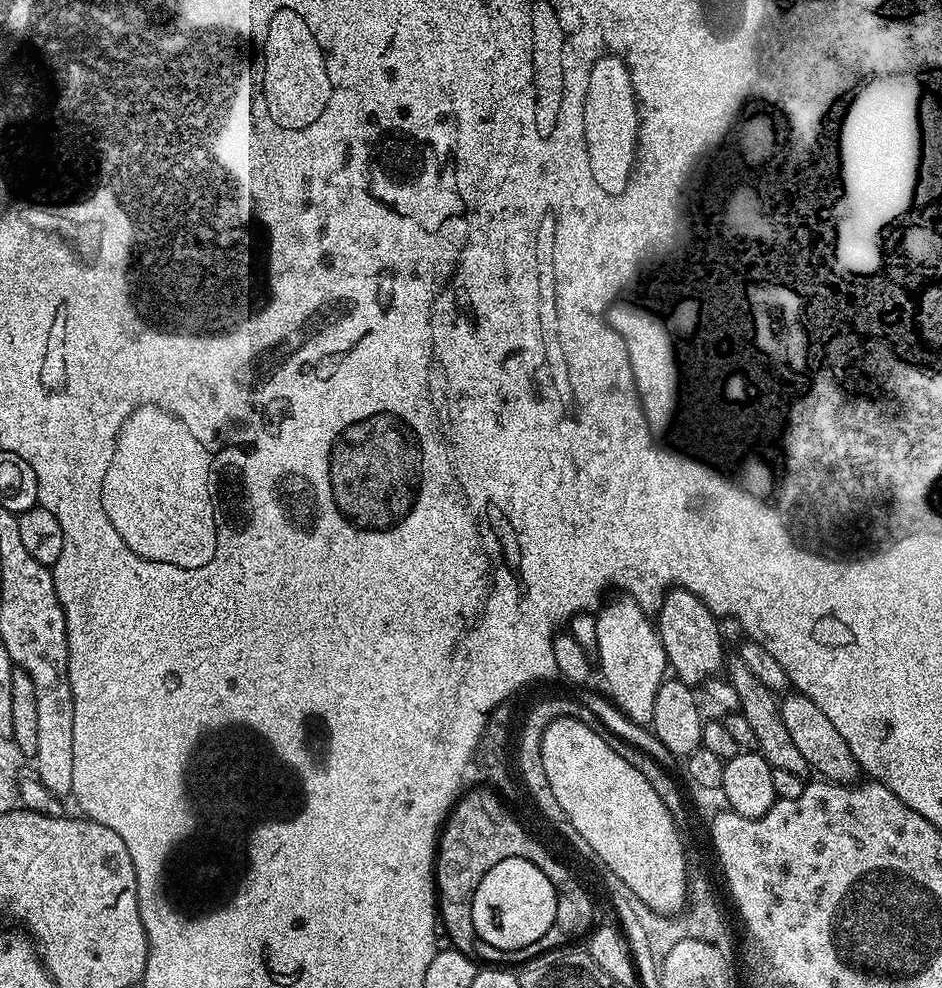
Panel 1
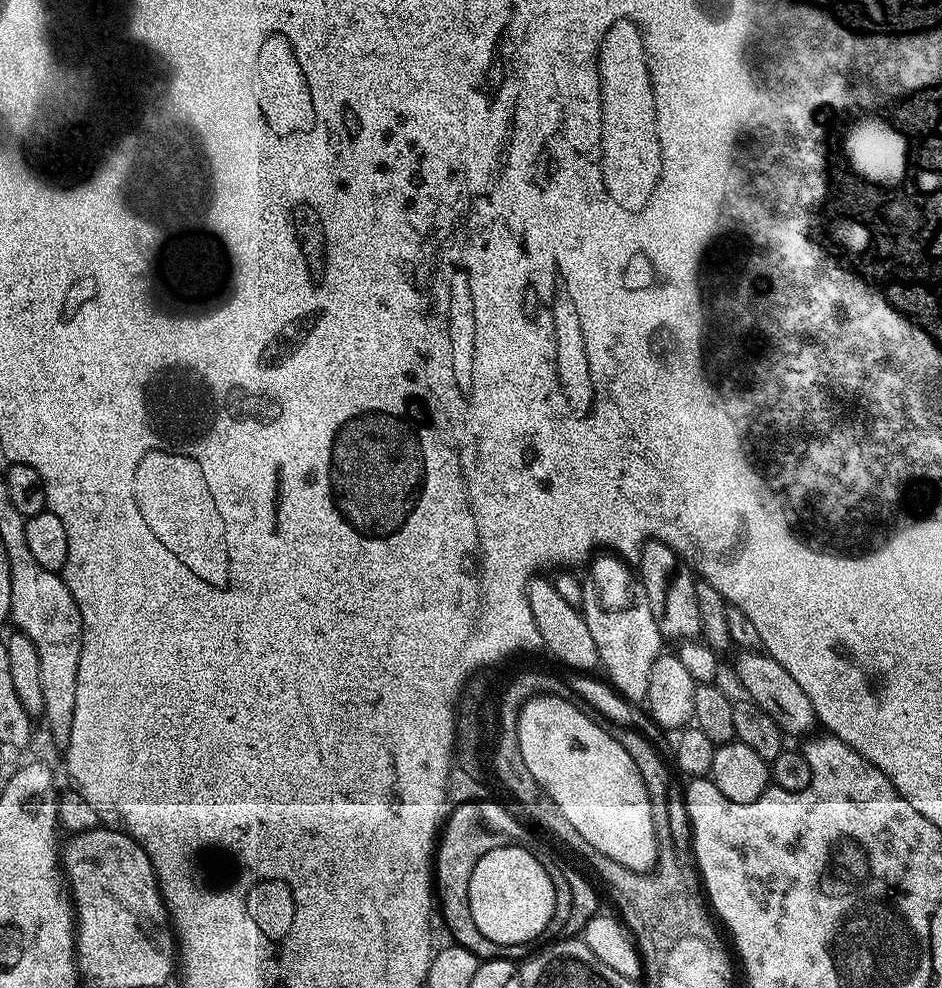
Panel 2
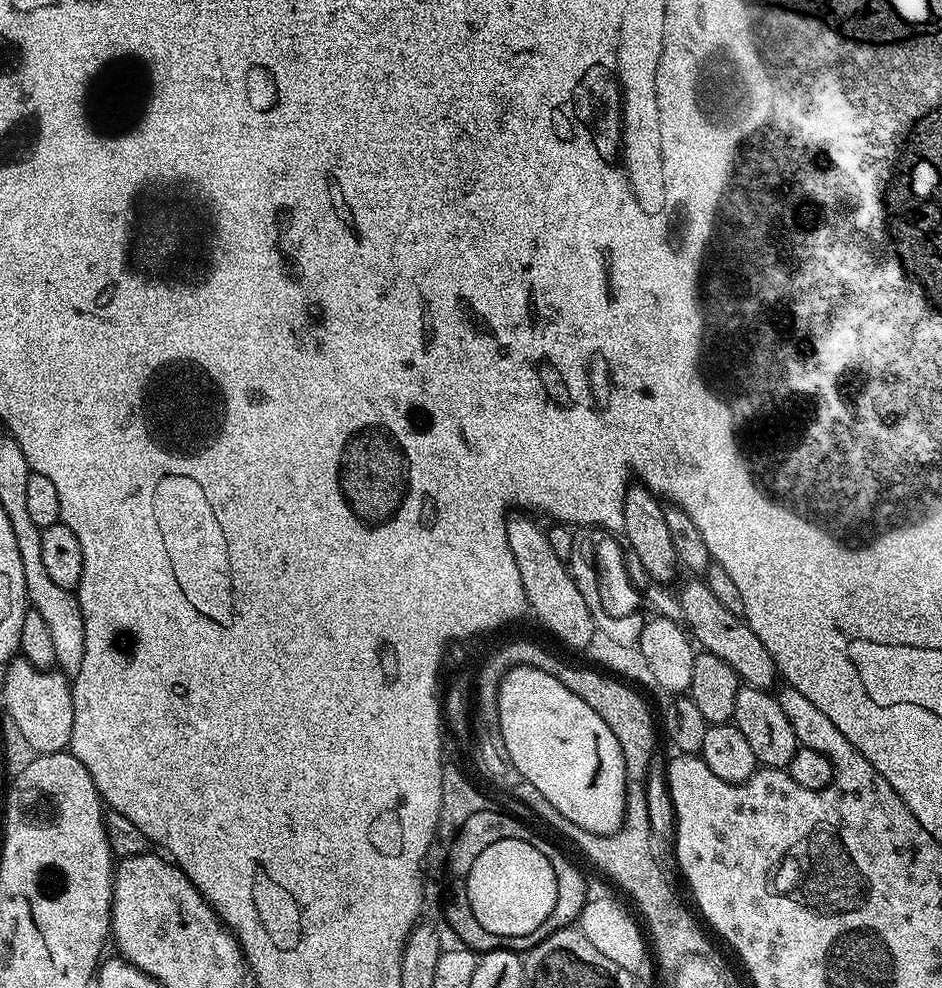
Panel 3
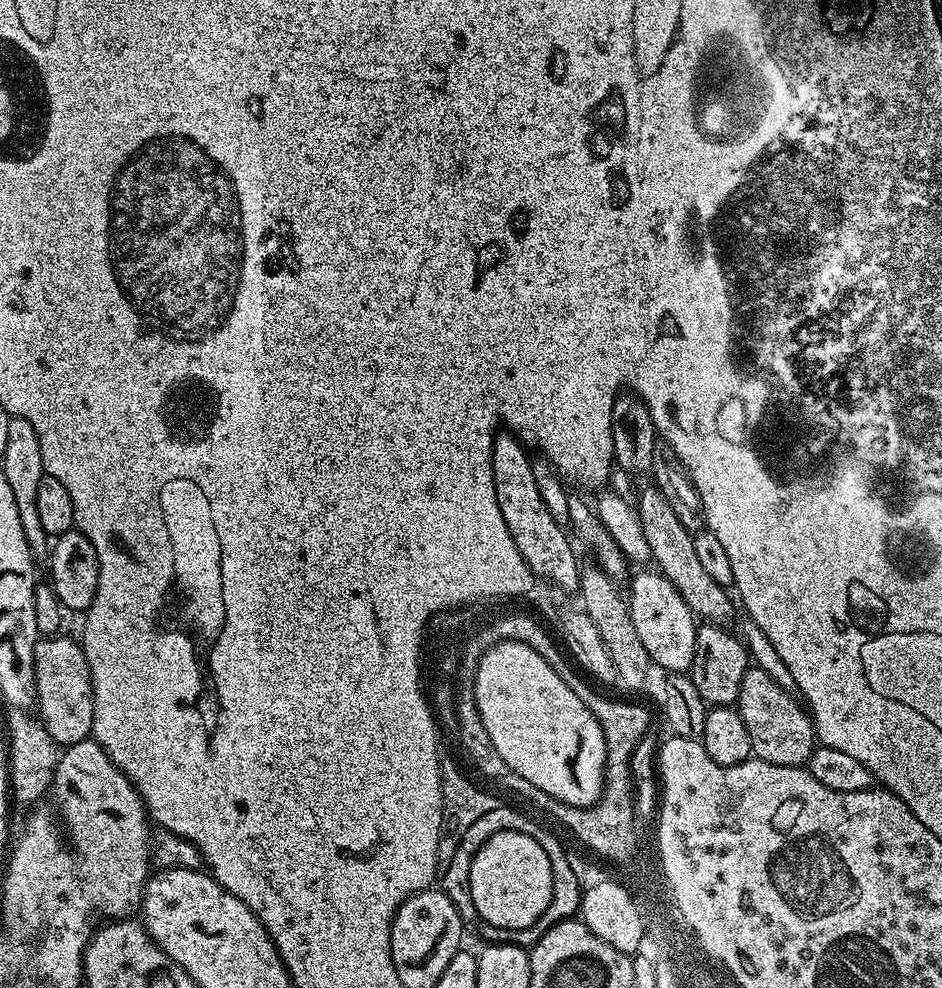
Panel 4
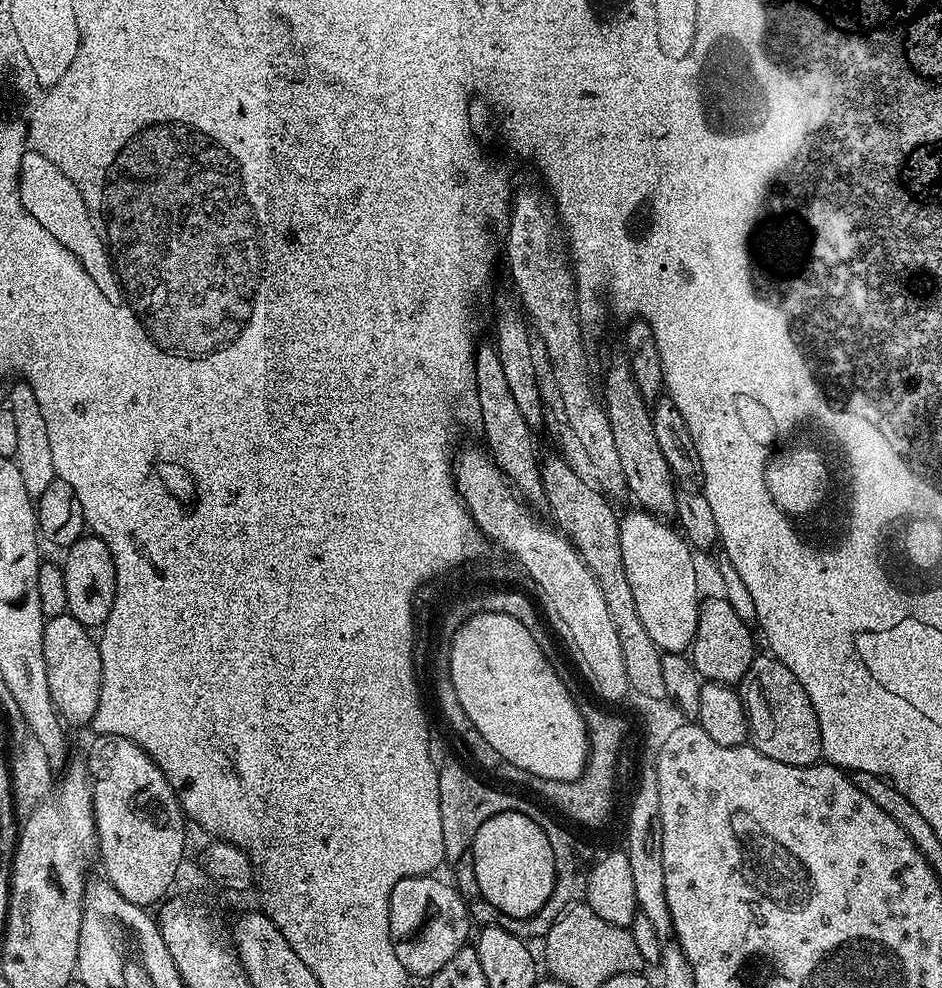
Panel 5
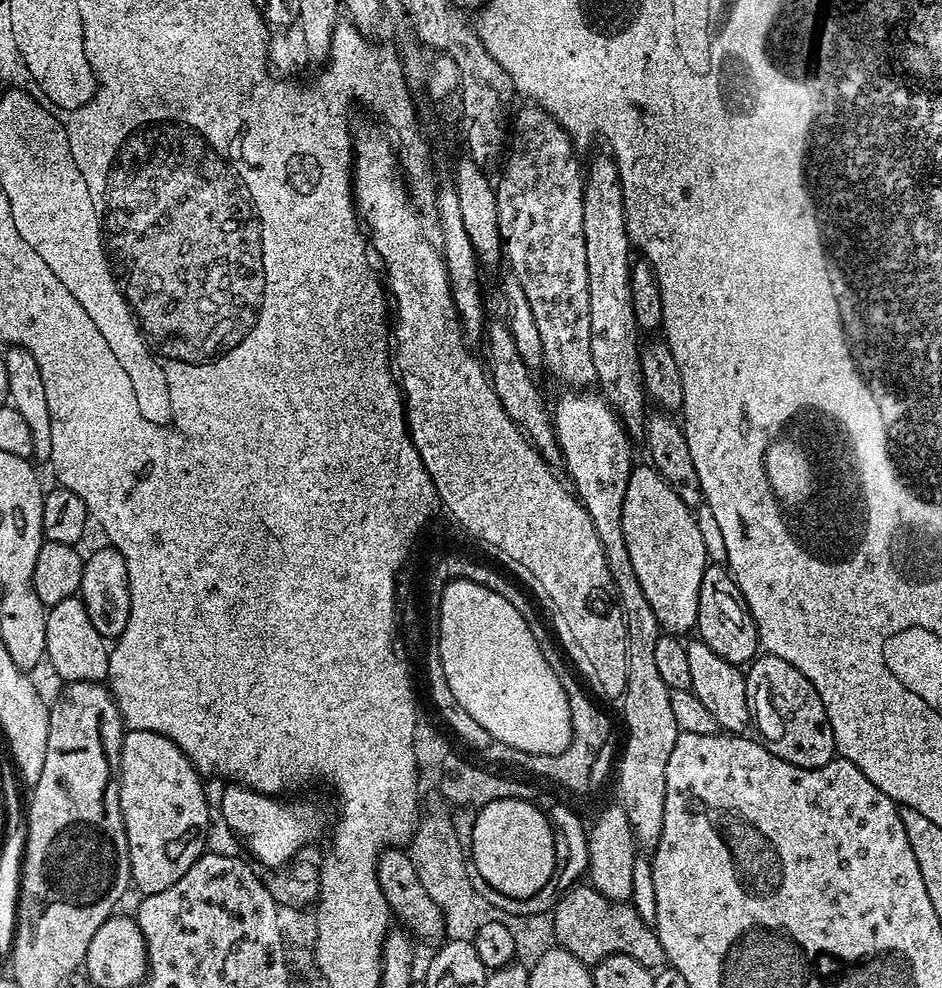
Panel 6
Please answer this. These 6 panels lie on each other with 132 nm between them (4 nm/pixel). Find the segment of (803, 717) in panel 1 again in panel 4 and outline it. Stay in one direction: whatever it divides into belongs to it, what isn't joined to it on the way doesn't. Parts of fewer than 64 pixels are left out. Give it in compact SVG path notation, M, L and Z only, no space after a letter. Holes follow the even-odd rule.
M648 482L636 498L634 497L634 505L640 515L642 531L647 545L650 546L655 567L667 577L678 590L678 594L682 594L682 600L686 602L686 606L690 606L693 616L718 625L728 622L724 620L732 616L733 597L725 585L714 582L714 578L710 578L709 572L702 567L698 553L694 551L693 533L688 532L686 526L682 526L682 521L678 519L678 514L674 514L670 502L666 502L662 490L656 488L655 483Z

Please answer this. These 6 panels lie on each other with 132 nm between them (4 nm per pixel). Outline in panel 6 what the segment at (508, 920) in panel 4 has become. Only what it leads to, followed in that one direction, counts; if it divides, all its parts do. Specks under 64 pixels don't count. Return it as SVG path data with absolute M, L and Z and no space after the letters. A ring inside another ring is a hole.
M492 804L484 806L475 813L471 821L473 828L473 844L470 851L470 864L478 868L478 874L485 880L487 887L501 892L509 901L530 898L546 886L554 873L555 858L552 857L552 836L546 835L546 826L538 822L538 818L524 804Z

